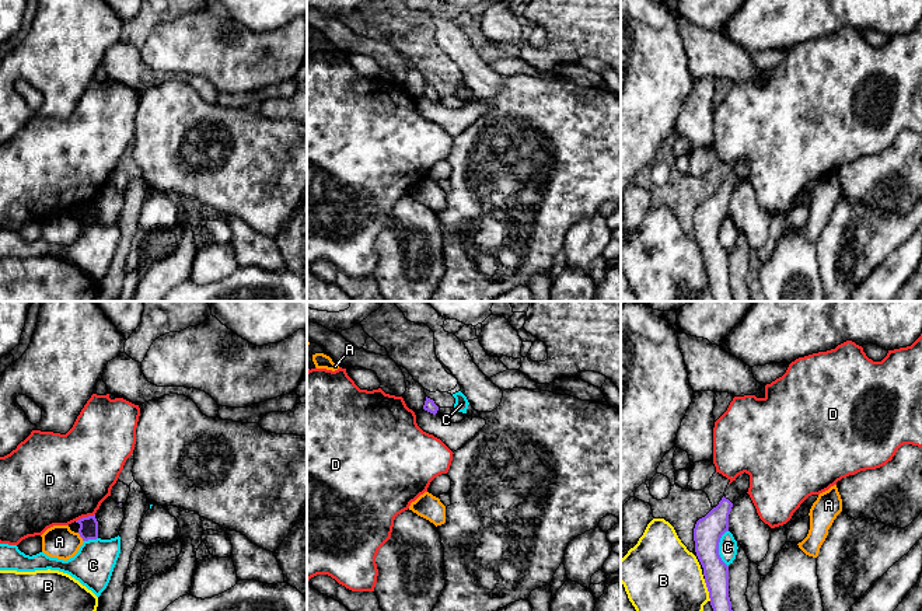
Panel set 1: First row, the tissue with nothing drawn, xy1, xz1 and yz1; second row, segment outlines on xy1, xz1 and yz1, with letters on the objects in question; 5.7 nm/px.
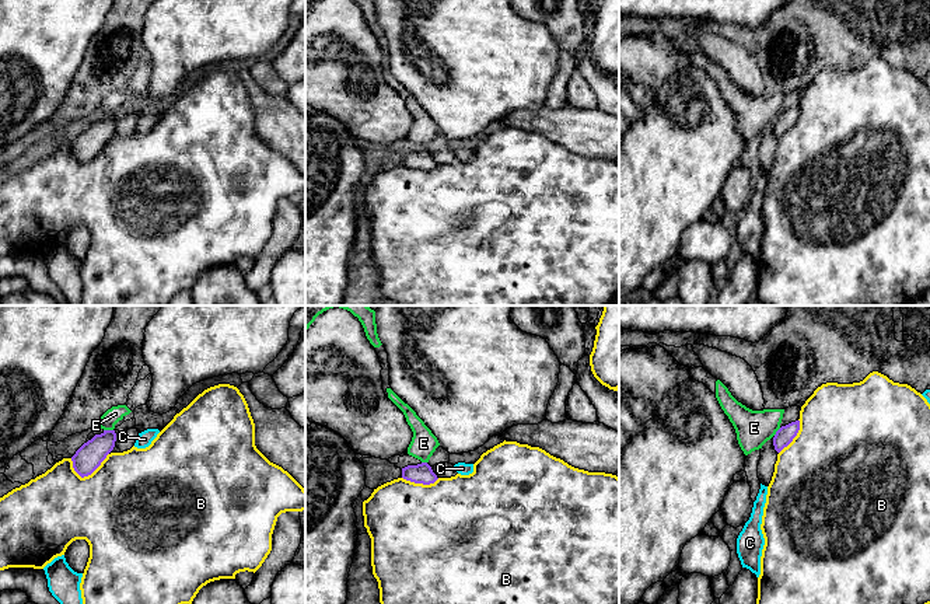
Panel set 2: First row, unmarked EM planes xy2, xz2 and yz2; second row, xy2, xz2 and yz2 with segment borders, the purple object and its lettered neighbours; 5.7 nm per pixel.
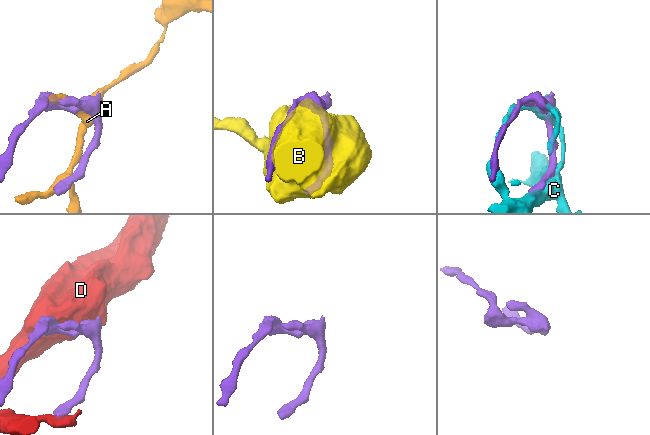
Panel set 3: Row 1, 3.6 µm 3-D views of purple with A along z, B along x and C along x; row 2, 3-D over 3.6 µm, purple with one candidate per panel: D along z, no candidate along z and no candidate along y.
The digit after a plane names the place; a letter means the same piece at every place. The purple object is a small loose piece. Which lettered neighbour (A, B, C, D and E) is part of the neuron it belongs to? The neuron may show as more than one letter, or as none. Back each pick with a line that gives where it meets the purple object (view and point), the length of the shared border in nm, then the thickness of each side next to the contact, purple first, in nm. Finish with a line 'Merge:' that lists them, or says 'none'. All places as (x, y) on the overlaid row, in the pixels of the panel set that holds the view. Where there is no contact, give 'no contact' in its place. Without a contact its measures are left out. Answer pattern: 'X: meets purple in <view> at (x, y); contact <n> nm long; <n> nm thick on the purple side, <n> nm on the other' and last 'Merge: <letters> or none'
Merge: none

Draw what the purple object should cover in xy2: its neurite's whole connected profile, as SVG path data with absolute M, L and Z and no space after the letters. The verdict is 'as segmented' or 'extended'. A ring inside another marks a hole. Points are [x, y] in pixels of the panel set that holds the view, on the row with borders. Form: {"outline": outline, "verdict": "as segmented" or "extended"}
{"outline": "M104 430L101 434L95 434L71 457L74 471L81 478L91 475L113 450L115 441L115 430Z", "verdict": "as segmented"}

